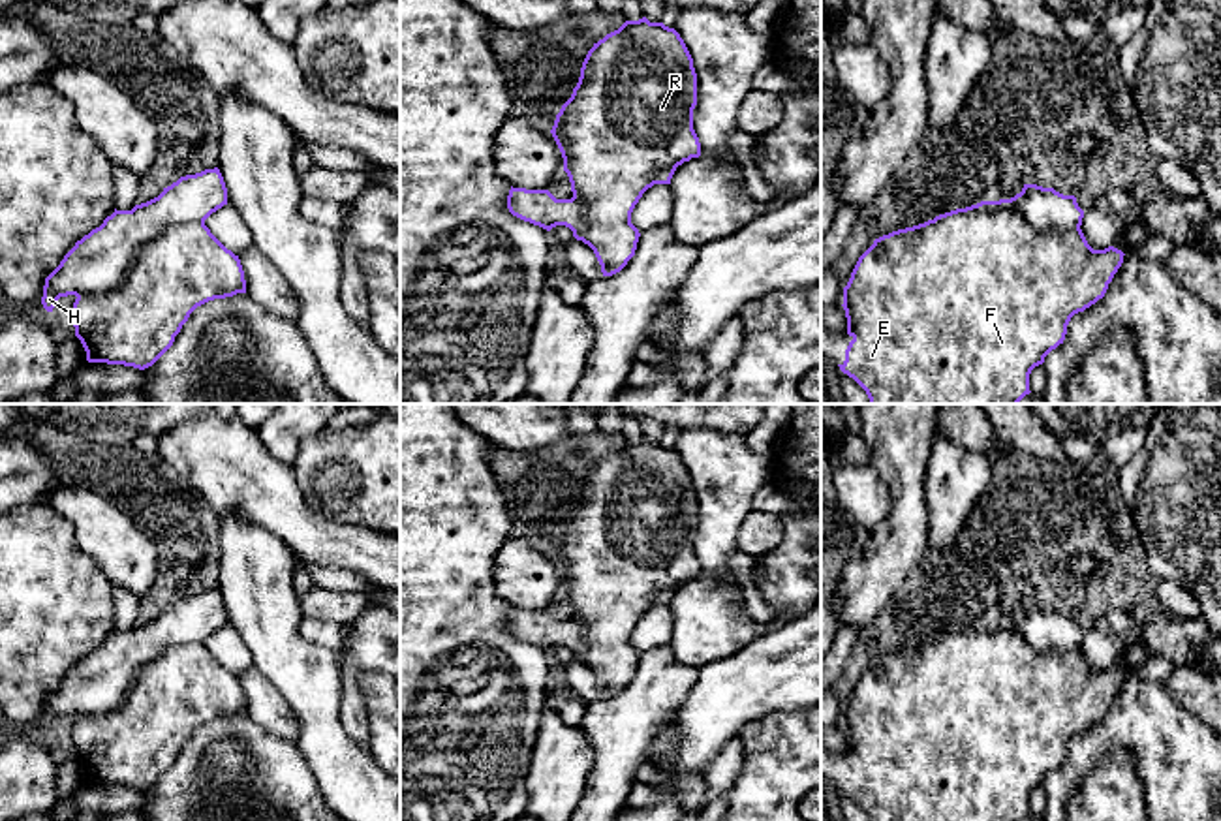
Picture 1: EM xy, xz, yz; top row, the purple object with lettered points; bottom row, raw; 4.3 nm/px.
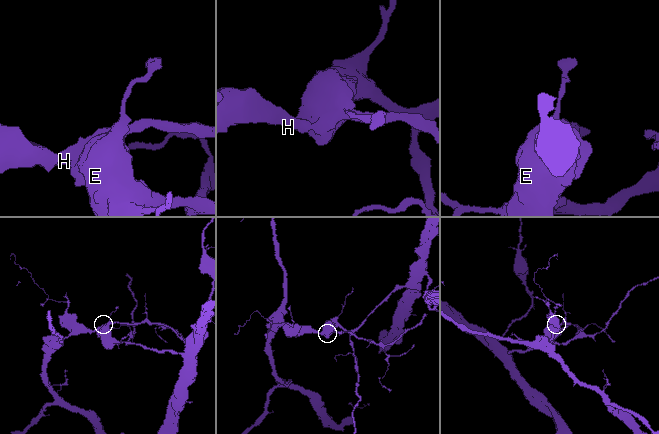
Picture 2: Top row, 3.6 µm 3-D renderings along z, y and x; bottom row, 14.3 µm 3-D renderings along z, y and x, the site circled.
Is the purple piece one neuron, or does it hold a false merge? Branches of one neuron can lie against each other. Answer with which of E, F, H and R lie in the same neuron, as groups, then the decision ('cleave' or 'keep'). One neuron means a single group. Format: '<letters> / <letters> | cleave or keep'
E F R / H | cleave

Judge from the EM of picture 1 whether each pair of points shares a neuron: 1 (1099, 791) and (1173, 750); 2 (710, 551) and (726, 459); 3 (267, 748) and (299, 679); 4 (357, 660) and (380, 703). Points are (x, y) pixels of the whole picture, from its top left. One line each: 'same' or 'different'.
1: different
2: same
3: different
4: different

